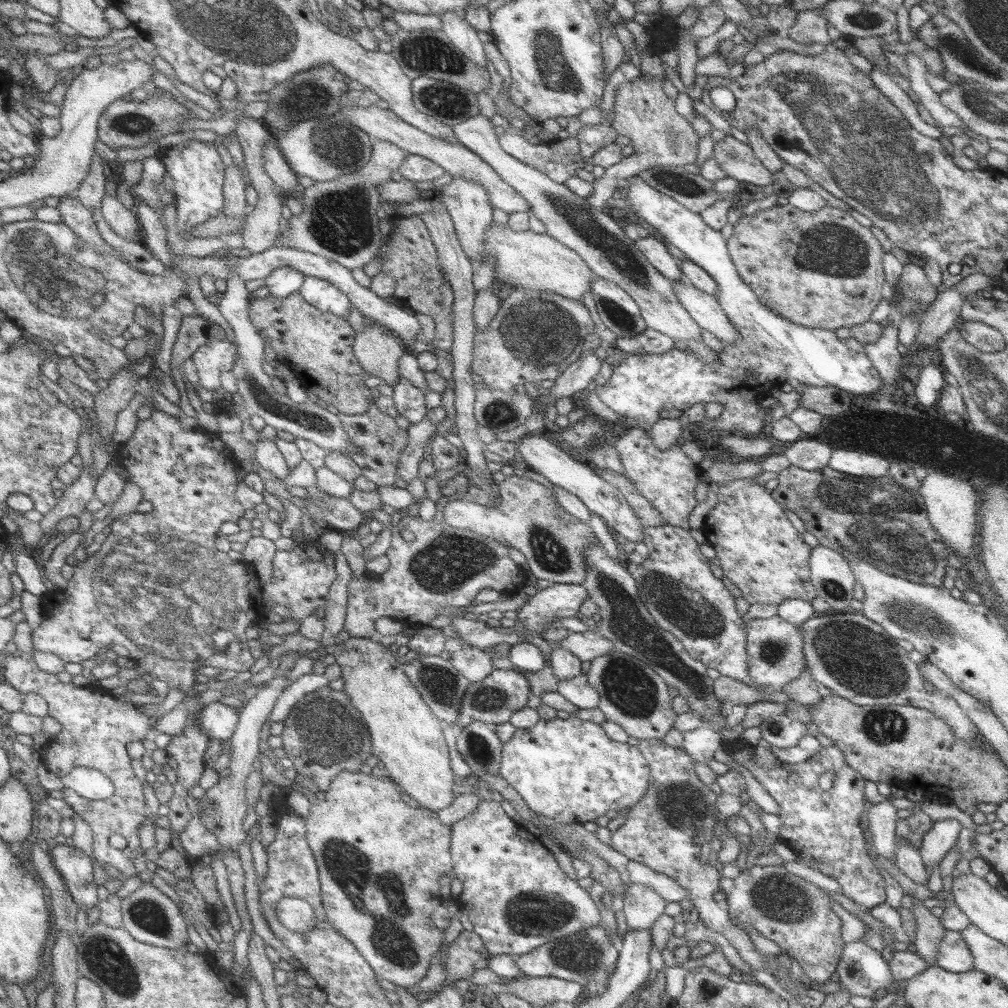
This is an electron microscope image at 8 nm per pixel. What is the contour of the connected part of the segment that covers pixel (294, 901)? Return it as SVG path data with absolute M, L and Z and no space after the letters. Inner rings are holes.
M282 898L278 902L278 918L289 930L306 934L317 927L318 917L315 909L300 898Z

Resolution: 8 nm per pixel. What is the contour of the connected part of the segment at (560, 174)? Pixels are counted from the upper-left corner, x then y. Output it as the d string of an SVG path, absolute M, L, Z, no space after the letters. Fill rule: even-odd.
M507 129L503 130L498 140L500 148L506 151L506 154L542 172L556 184L566 183L568 178L583 174L587 164L582 160L582 156L579 156L579 142L576 137L534 146L528 143L520 132Z

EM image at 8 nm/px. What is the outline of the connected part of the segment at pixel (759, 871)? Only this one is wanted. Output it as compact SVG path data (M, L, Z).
M753 865L734 879L721 875L720 888L726 894L725 905L731 921L744 928L739 921L756 928L793 956L810 980L826 983L837 972L837 964L844 950L841 935L842 921L834 912L834 898L820 887L790 873L781 865Z

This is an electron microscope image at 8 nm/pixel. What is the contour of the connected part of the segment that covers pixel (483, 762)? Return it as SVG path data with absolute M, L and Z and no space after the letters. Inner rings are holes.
M472 721L457 732L457 746L471 770L472 776L498 774L502 762L503 742L495 731L496 725Z

